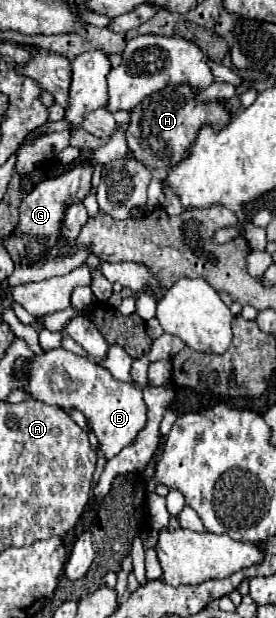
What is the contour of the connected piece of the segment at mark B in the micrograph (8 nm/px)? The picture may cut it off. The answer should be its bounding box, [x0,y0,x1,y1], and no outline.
[26,347,146,459]

